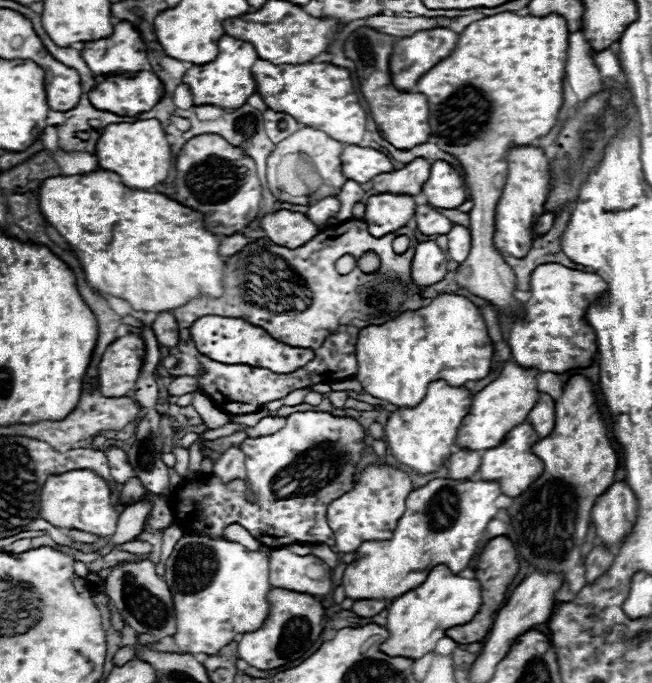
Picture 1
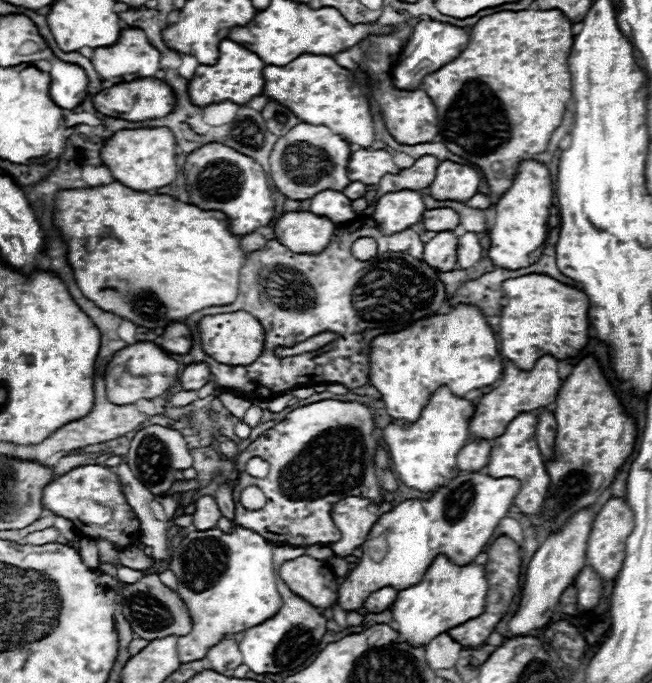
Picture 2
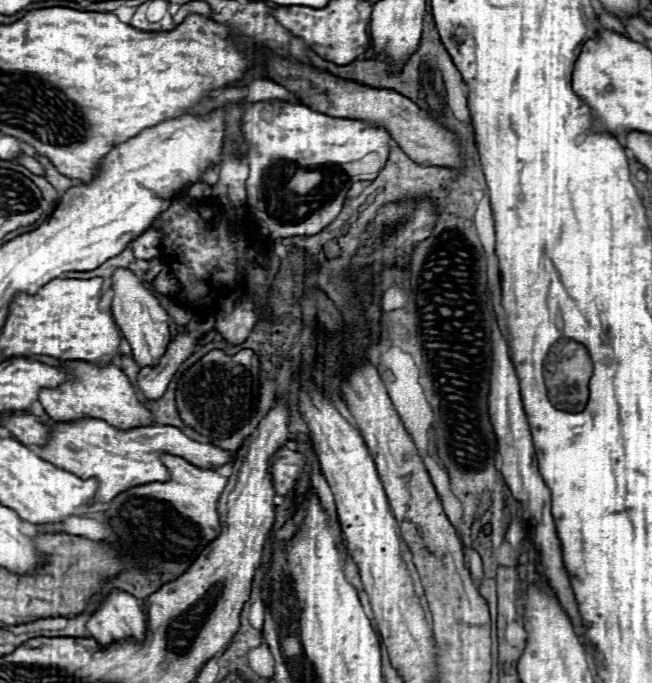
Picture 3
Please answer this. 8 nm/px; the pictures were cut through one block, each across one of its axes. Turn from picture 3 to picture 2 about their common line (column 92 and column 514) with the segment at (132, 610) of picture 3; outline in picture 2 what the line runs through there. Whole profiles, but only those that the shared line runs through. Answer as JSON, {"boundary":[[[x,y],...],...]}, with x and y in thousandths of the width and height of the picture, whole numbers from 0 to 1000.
{"boundary":[[[914,747],[883,750],[883,755],[877,755],[877,761],[853,785],[840,785],[837,794],[816,814],[810,835],[807,835],[807,849],[804,849],[794,893],[779,911],[779,925],[782,925],[779,934],[804,931],[819,919],[834,919],[844,914],[850,890],[862,867],[877,855],[883,840],[899,829],[899,794],[902,794],[911,755],[914,755]]]}

